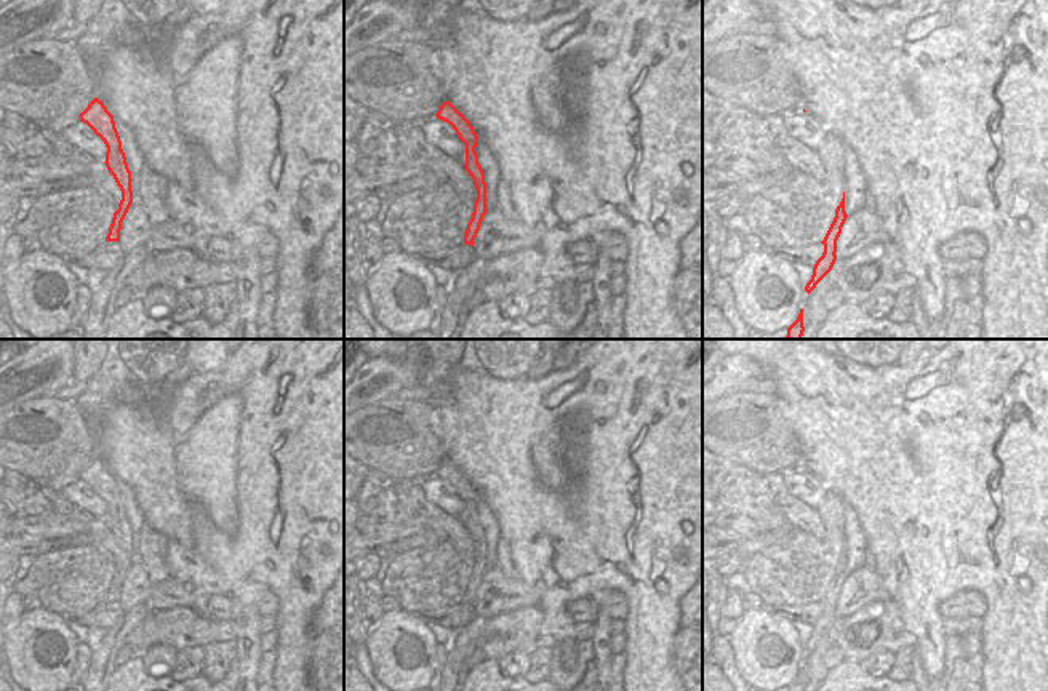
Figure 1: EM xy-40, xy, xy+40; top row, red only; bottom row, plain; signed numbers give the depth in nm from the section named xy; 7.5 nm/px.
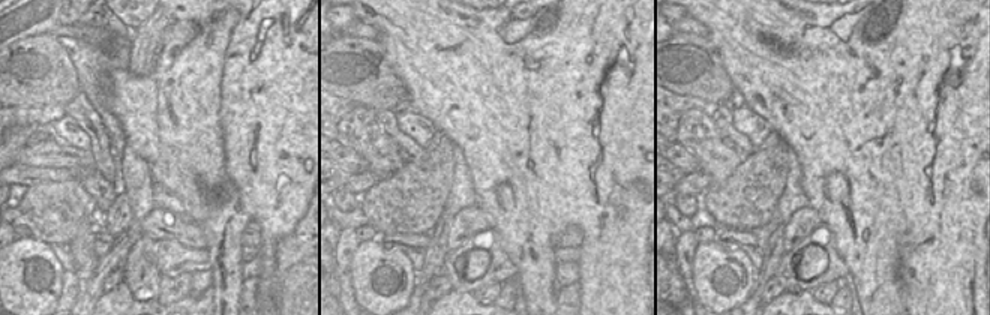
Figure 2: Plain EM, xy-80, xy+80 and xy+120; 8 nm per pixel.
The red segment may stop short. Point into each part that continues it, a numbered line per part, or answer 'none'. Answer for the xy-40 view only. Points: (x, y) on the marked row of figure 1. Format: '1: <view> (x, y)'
none

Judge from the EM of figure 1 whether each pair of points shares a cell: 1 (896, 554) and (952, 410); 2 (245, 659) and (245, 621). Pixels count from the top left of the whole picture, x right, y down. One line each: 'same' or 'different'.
1: same
2: same

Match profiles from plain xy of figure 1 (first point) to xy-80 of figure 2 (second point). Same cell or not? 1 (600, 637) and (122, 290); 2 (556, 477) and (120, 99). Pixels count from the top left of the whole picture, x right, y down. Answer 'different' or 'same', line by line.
1: different
2: different

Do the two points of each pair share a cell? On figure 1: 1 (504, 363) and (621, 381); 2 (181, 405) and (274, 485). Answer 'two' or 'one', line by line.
1: two
2: one

